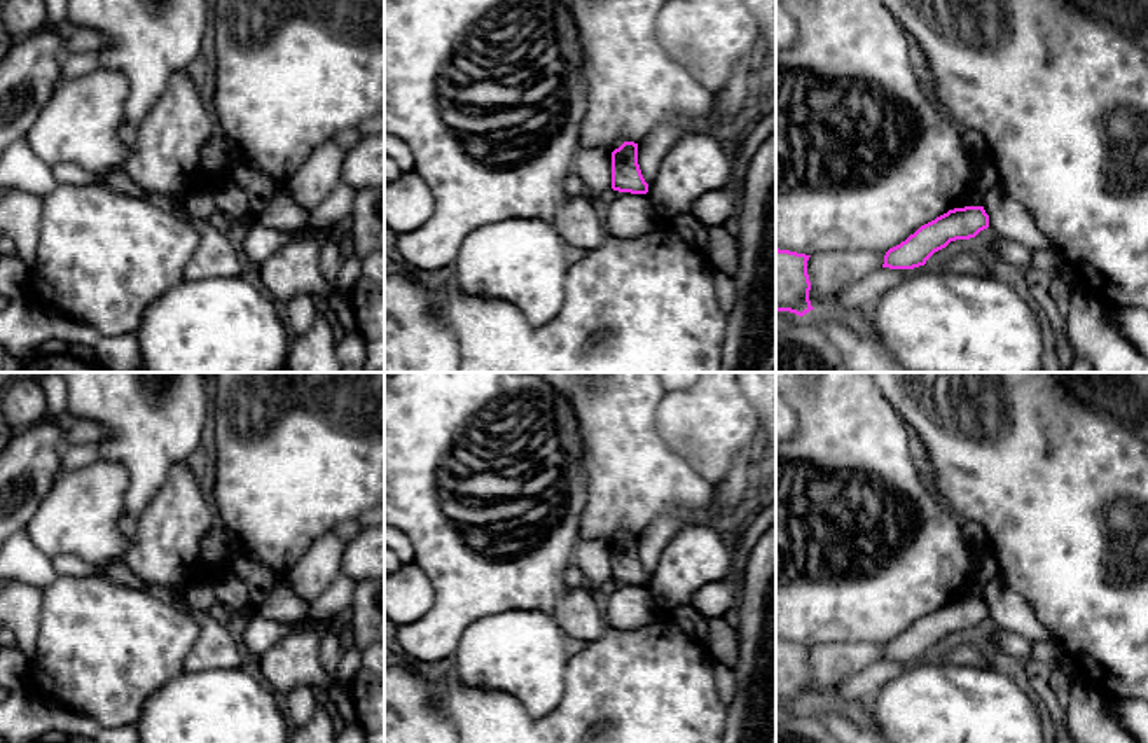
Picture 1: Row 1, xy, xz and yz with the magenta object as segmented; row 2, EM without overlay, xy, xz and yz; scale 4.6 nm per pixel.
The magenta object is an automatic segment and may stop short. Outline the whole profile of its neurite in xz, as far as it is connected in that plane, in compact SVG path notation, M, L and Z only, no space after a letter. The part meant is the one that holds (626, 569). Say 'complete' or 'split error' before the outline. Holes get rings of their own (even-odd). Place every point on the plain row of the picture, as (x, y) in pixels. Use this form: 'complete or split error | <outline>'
complete | M624 533L612 544L612 580L631 586L648 584L648 575L638 556L638 535Z

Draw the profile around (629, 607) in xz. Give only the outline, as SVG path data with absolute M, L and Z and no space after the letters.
M617 582L613 593L601 608L610 628L631 631L648 624L659 603L647 586Z

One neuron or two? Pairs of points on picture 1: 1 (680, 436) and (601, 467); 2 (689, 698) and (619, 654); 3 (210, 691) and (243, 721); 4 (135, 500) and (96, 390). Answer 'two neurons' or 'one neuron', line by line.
1: two neurons
2: one neuron
3: one neuron
4: one neuron

